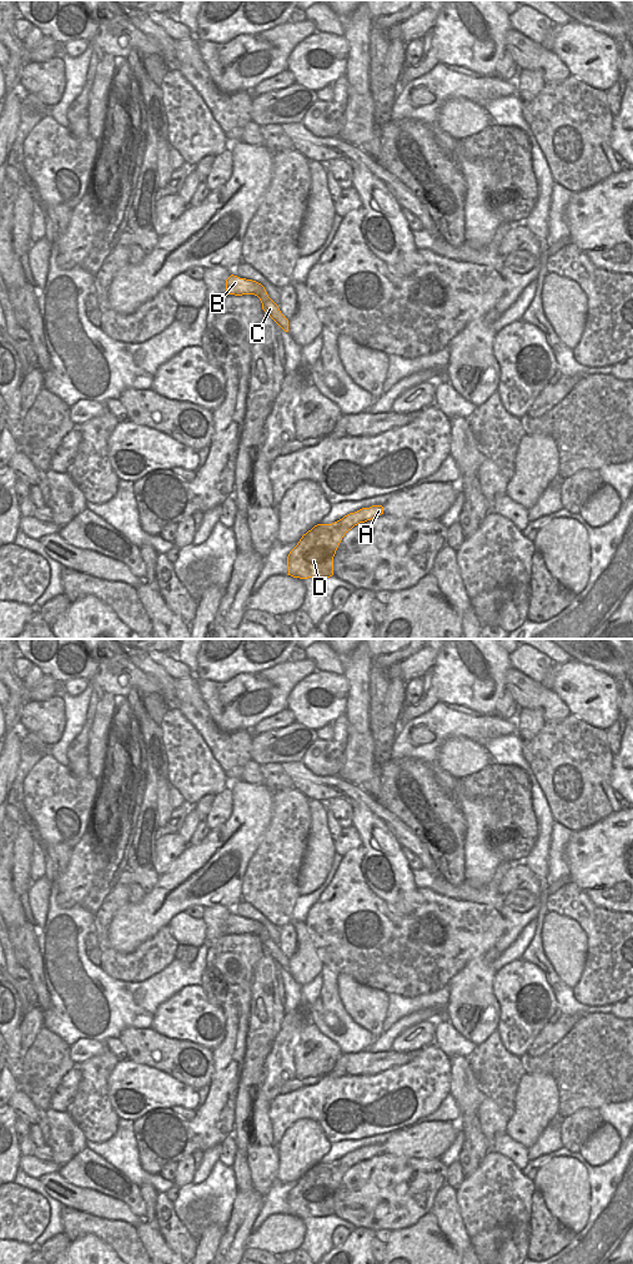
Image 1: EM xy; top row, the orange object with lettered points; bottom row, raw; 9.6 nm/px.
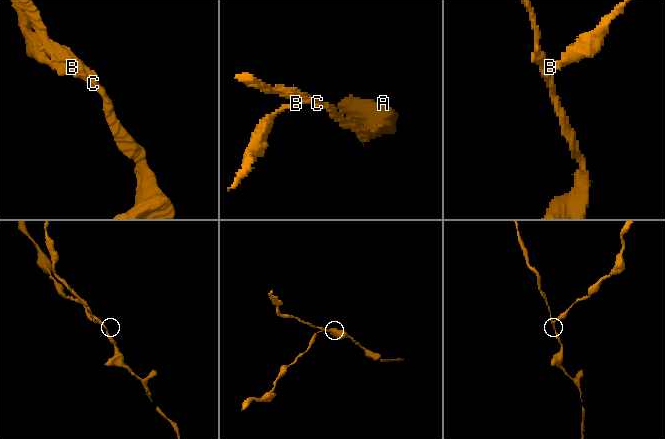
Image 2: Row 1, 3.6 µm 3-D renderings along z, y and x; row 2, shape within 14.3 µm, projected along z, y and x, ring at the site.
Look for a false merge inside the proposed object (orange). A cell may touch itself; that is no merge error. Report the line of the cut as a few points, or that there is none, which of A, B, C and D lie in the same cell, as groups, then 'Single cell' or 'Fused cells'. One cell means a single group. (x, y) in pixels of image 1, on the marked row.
Split along xy (267, 295), (261, 301). Groups: A C D / B. Fused cells.

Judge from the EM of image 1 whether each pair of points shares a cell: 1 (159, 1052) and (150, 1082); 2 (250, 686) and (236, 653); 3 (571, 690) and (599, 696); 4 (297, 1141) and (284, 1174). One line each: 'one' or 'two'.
1: two
2: two
3: one
4: one

